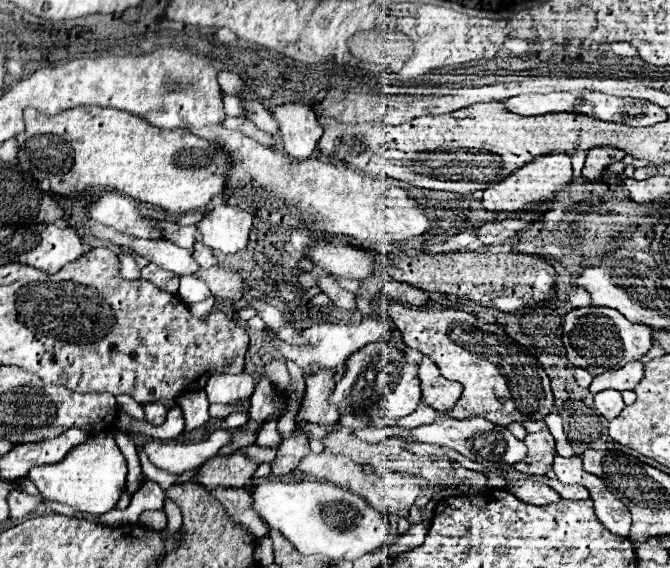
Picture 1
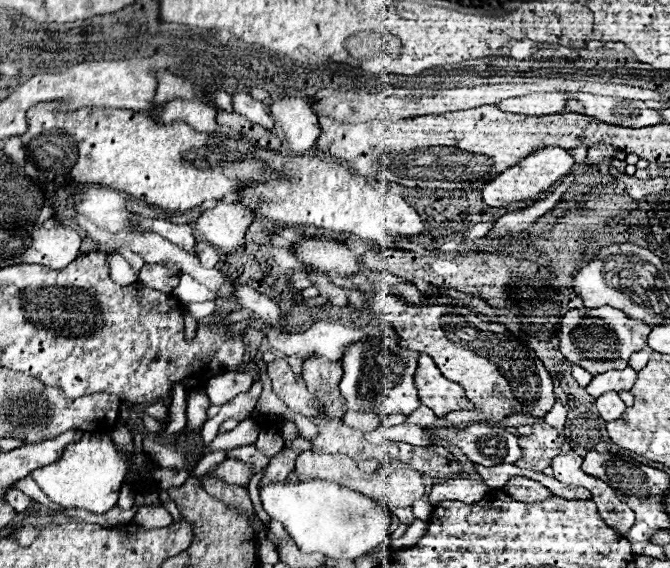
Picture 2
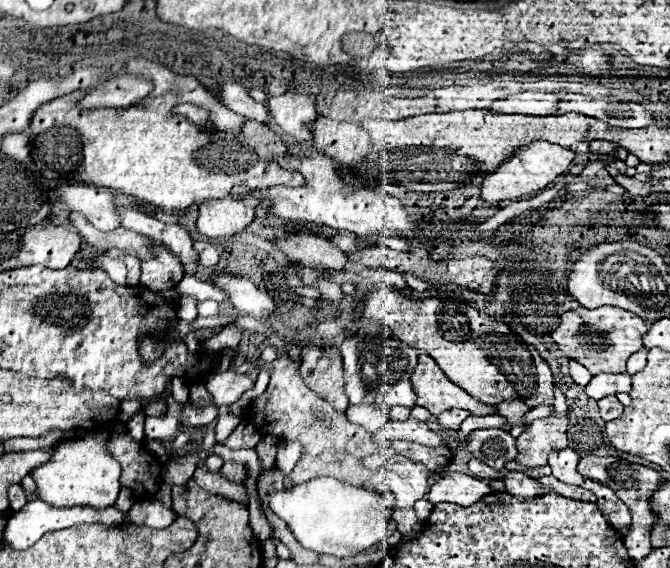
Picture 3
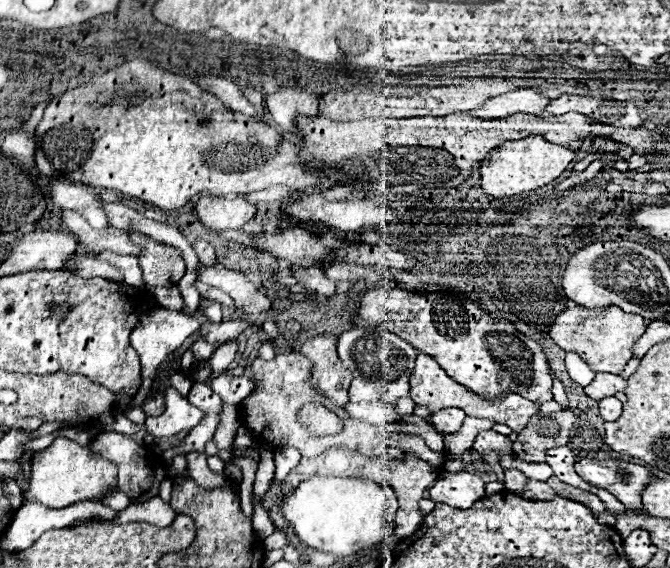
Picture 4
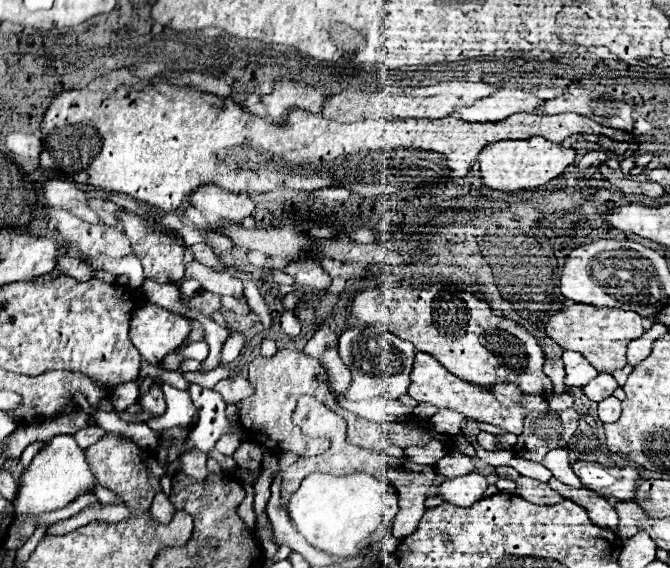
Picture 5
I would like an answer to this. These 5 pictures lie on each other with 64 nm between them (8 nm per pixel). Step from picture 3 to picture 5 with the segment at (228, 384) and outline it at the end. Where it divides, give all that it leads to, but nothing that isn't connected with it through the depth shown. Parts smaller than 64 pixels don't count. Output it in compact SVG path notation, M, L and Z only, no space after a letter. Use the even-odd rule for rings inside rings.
M236 374L236 376L220 380L214 386L214 392L218 392L224 398L226 404L236 404L236 402L252 396L254 388L252 388L252 384L246 378L242 378L240 374Z

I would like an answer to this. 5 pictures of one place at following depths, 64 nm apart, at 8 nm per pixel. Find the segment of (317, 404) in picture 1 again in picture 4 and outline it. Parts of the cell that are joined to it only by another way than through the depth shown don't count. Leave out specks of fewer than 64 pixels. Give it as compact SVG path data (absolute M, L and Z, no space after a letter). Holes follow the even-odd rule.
M318 334L304 342L300 352L314 362L312 386L334 404L344 406L348 402L348 386L352 376L336 354L336 342L338 338L332 334Z

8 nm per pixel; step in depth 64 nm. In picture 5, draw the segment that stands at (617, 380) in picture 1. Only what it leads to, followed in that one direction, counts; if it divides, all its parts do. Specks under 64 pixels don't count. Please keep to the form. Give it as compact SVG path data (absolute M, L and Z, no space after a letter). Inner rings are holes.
M598 374L594 380L590 380L586 384L586 388L582 388L582 392L594 400L594 402L600 402L604 400L606 396L612 396L612 392L618 388L616 380L610 376L610 374Z

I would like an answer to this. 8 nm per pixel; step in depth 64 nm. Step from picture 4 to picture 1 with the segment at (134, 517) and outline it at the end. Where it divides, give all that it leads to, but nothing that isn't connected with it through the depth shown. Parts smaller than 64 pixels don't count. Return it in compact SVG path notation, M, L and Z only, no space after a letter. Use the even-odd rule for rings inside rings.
M146 510L142 512L140 520L138 520L144 528L152 528L152 530L164 530L168 524L168 518L164 514L164 510Z

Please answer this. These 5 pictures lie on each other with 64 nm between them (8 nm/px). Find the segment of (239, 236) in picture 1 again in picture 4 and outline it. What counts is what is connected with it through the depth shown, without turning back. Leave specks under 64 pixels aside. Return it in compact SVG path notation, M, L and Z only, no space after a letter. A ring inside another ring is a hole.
M202 194L196 202L196 214L202 224L212 232L240 230L250 218L254 218L256 208L246 200L244 194L238 196L210 196Z

